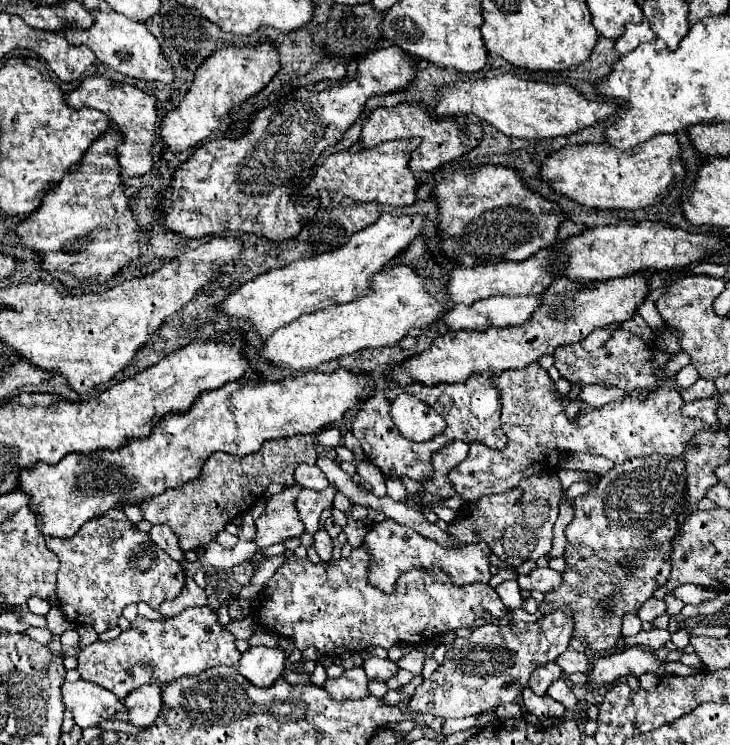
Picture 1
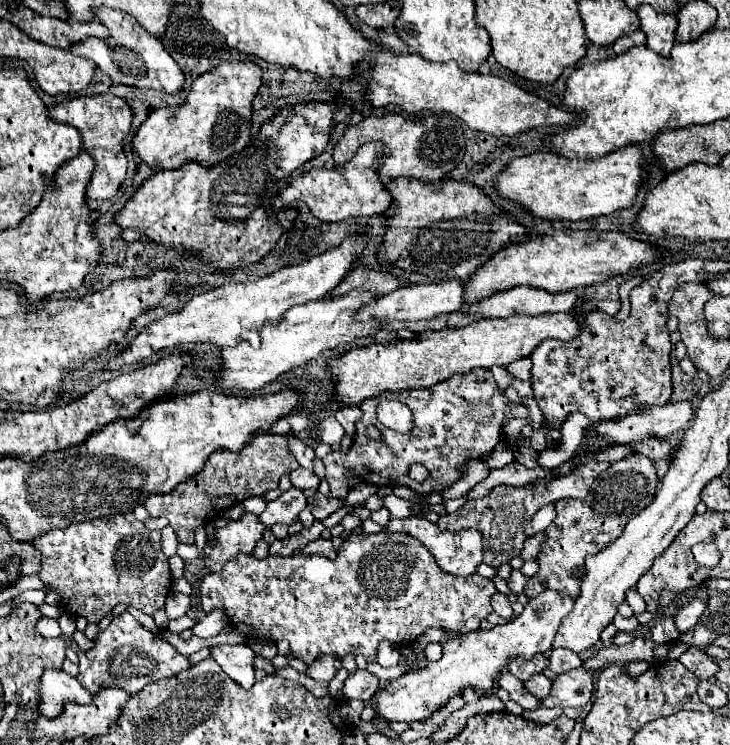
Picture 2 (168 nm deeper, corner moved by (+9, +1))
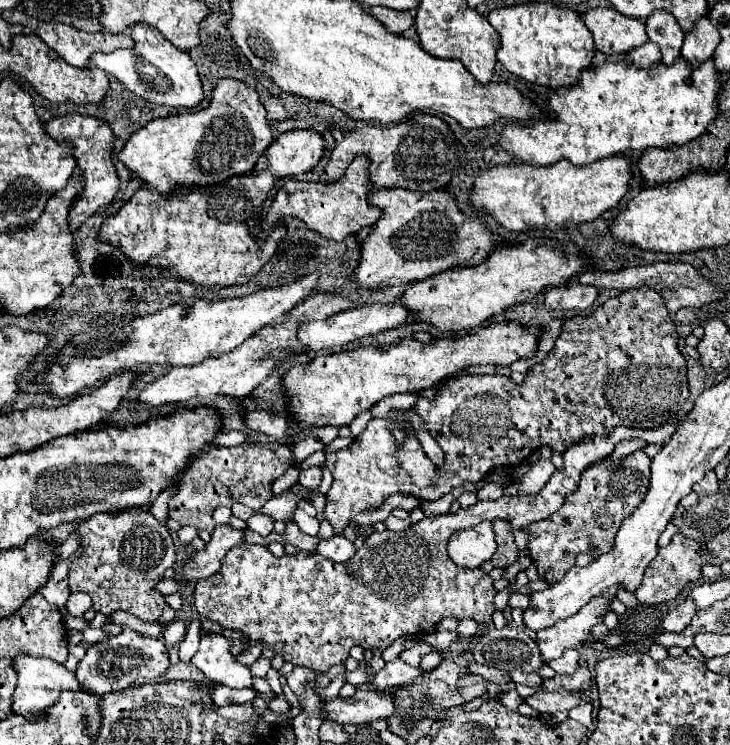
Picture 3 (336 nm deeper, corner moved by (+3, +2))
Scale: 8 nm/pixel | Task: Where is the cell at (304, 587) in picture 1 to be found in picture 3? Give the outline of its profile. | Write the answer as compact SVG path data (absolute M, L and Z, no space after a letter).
M673 416L667 424L661 424L649 430L617 426L607 436L593 436L593 438L587 436L585 440L571 444L563 452L563 468L557 470L537 494L501 496L495 502L483 500L467 510L459 510L457 514L423 518L421 522L407 526L405 530L399 530L399 532L391 532L391 530L371 532L365 544L353 554L353 558L343 564L335 564L317 552L299 552L295 556L285 554L277 558L267 550L267 546L243 542L237 548L231 548L227 552L225 560L221 562L223 564L221 572L197 582L195 608L201 616L221 624L223 628L241 630L249 638L251 646L263 640L267 646L277 646L287 662L293 662L295 666L307 666L317 672L325 672L335 664L345 664L345 660L349 658L349 650L353 646L385 650L397 638L403 638L403 636L413 638L421 634L425 636L443 618L457 618L457 620L471 618L477 624L491 622L491 614L495 610L493 598L497 594L497 590L493 588L493 580L489 574L485 574L479 568L463 570L457 564L453 564L445 548L449 536L457 532L457 528L471 528L487 518L509 518L513 524L513 530L547 518L549 514L557 512L565 496L573 492L573 488L577 488L581 474L595 462L605 460L609 454L613 454L613 450L617 448L621 440L641 438L649 444L663 444L675 432L675 422L677 422L677 416Z

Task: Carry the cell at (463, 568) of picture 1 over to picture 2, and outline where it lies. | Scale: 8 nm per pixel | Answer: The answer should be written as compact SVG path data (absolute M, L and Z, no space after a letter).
M407 517L407 519L391 519L387 531L403 531L417 537L433 553L439 567L451 575L463 575L463 577L473 575L477 565L483 561L483 543L481 543L481 533L477 529L463 529L457 533L449 533L441 531L435 523L427 521L425 517Z

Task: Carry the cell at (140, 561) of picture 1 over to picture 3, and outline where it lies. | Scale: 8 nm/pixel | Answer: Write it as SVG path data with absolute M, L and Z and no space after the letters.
M129 508L115 514L95 514L75 526L75 536L79 536L81 554L69 566L69 588L71 592L87 592L93 598L93 610L101 614L111 614L115 610L125 610L135 614L145 622L157 622L167 606L165 596L155 590L163 580L163 572L175 564L175 546L169 530L163 522L157 522L147 510Z

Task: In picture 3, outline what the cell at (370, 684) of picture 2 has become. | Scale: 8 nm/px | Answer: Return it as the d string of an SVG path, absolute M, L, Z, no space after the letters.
M395 658L393 662L387 662L383 670L373 674L367 684L373 688L379 688L379 690L393 690L401 684L413 682L417 678L417 672L419 672L419 668L413 668L413 666L405 664L403 660Z

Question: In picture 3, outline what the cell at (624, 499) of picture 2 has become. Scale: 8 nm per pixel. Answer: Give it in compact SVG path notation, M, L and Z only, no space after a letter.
M637 450L635 454L623 460L611 462L607 458L599 464L593 464L593 468L589 468L585 476L581 476L579 488L565 498L563 506L557 512L529 526L533 534L529 542L529 552L541 580L557 584L565 576L565 572L575 564L575 556L581 552L593 558L611 552L615 534L623 518L631 516L637 510L637 506L643 502L645 492L649 490L649 464L651 458L645 456L643 450Z

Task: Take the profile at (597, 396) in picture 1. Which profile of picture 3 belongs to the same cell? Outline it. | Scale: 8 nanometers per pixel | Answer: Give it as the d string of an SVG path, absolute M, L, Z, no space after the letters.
M539 460L539 462L535 462L535 464L529 468L529 472L521 478L521 488L519 488L519 492L529 494L529 492L541 490L541 486L551 478L553 472L555 472L555 466L553 466L551 460Z

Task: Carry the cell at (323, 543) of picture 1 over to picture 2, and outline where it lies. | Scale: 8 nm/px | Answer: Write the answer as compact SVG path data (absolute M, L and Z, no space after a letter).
M317 539L317 541L311 541L311 543L307 543L305 547L301 547L299 549L303 555L323 555L323 557L327 557L327 559L335 559L337 557L337 551L335 551L335 547L333 547L333 543L331 541L325 541L325 539Z

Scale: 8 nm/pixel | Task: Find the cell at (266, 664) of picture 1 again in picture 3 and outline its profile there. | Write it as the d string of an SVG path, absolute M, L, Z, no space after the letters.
M209 634L201 638L197 654L191 662L213 682L225 684L229 688L251 688L253 676L249 666L237 662L231 654L233 642L219 634Z

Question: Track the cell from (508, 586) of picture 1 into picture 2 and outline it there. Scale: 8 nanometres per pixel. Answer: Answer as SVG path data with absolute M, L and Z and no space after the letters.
M495 593L493 595L493 599L491 599L491 607L493 607L493 611L499 615L499 617L503 617L503 619L511 619L511 615L513 615L513 609L511 609L511 603L507 601L507 597L505 595L501 595L501 593Z

